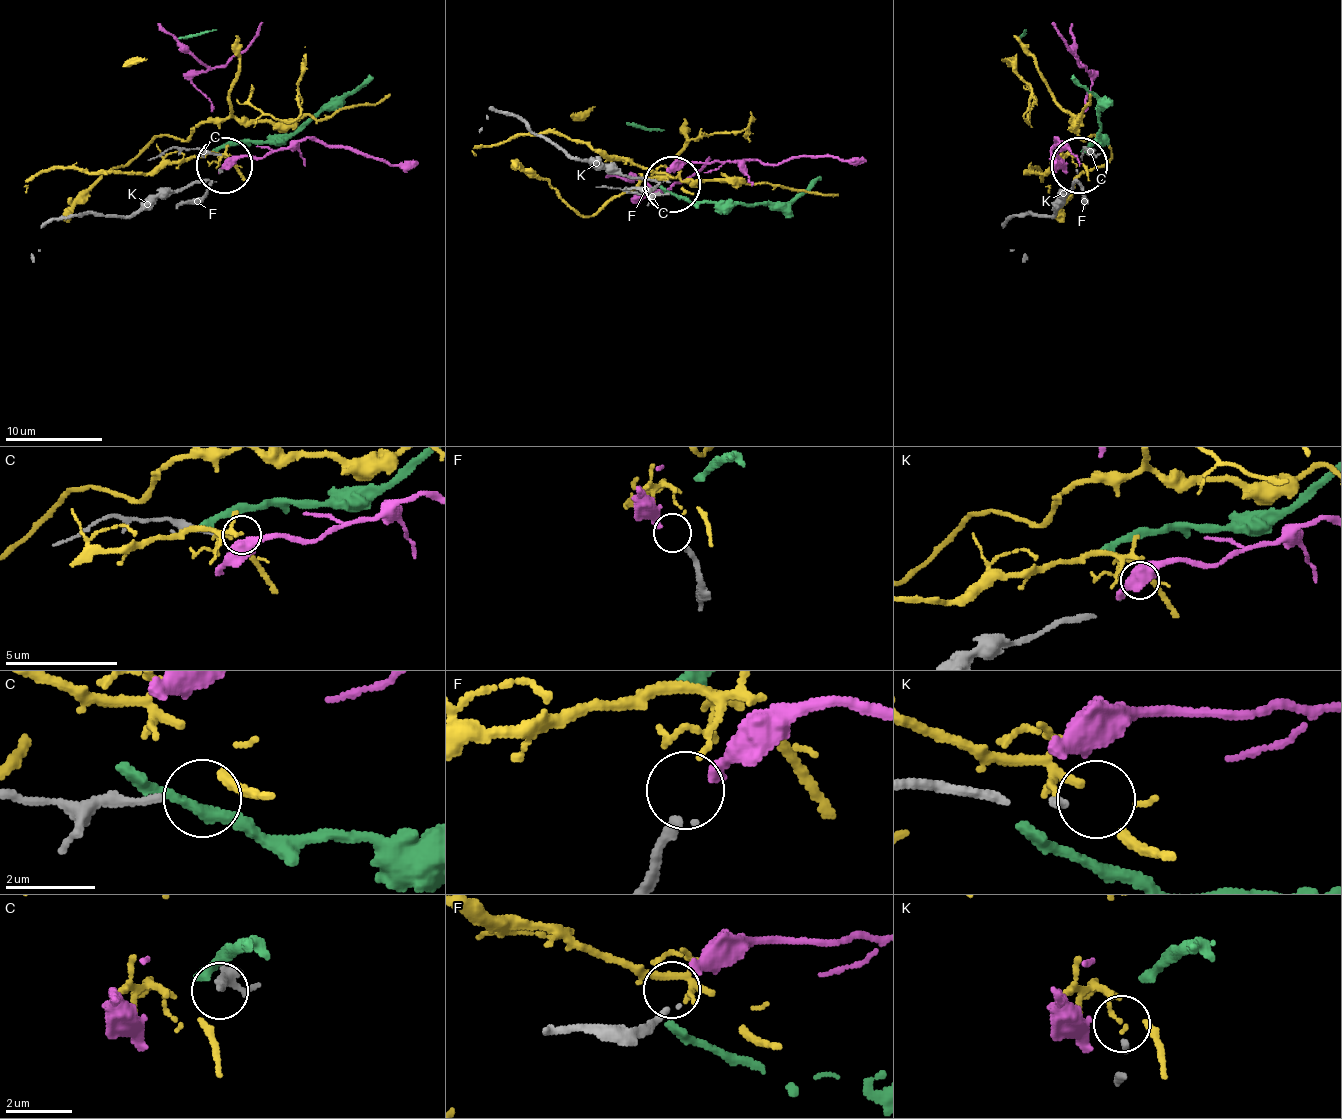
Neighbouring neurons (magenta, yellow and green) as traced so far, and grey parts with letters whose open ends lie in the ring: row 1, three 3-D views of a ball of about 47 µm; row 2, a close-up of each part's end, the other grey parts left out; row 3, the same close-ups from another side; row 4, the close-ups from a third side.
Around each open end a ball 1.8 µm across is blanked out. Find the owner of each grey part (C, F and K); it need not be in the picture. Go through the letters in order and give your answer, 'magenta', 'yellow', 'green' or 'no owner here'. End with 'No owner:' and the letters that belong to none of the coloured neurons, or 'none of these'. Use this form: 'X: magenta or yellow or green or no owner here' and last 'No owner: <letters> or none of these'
C: no owner here
F: magenta
K: no owner here
No owner: C, K

